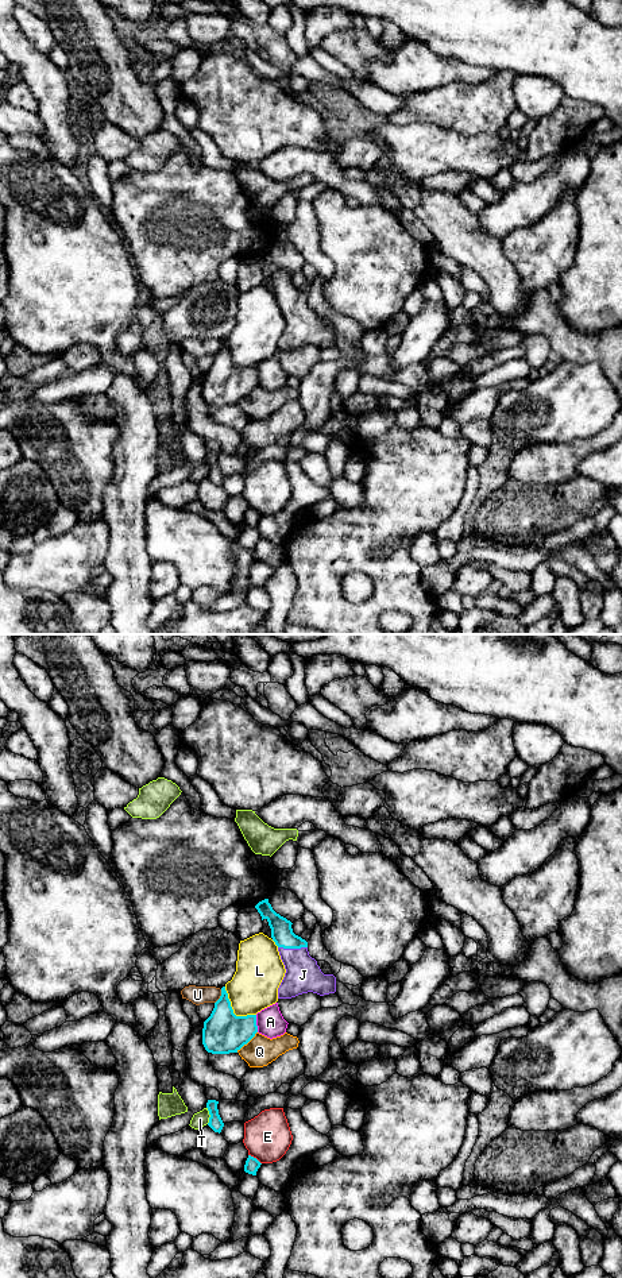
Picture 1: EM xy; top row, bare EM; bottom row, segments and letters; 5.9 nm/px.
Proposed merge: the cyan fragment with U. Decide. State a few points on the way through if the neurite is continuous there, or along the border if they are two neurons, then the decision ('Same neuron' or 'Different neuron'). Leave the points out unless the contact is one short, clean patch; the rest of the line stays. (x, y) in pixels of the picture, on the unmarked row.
Boundary: xy (221, 342), (221, 347), (215, 355). Different neuron

